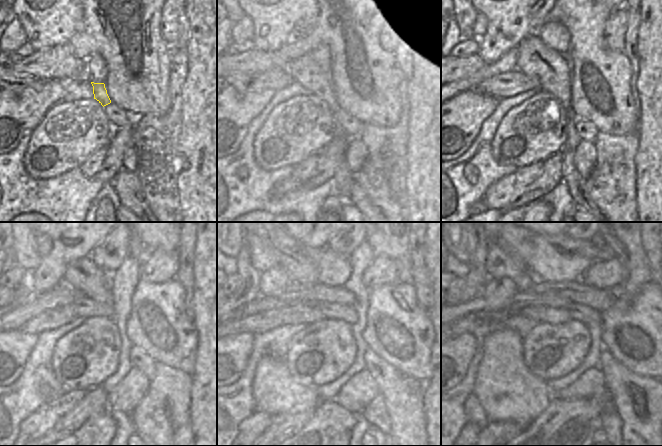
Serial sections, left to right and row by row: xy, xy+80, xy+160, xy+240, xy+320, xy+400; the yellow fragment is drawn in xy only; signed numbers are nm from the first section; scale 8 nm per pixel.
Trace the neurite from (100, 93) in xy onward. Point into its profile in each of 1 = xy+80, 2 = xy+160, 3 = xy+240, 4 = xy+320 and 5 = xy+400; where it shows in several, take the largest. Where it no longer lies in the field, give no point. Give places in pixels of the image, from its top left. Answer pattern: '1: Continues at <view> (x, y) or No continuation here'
1: Continues at xy+80 (305, 71)
2: Continues at xy+160 (553, 70)
3: Continues at xy+240 (83, 275)
4: Continues at xy+320 (301, 270)
5: Continues at xy+400 (500, 242).

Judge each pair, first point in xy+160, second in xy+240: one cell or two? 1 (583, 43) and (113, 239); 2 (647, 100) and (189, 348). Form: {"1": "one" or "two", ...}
{"1": "two", "2": "two"}

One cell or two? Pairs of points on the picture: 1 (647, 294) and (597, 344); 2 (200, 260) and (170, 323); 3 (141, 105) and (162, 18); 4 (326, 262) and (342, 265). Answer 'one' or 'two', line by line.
1: two
2: two
3: two
4: one

